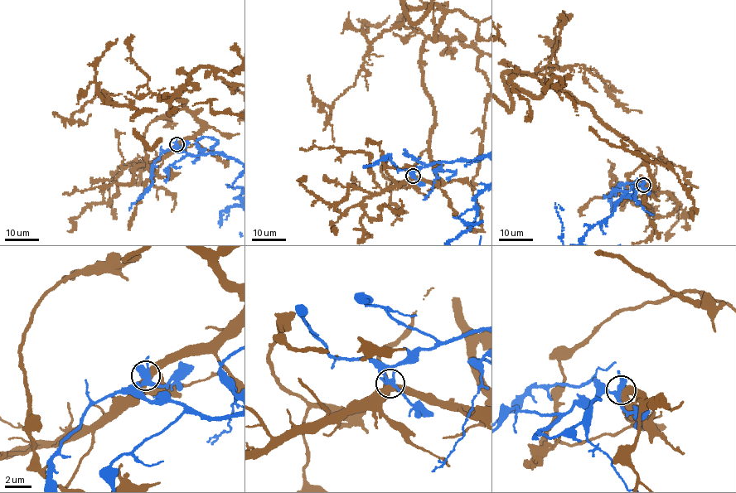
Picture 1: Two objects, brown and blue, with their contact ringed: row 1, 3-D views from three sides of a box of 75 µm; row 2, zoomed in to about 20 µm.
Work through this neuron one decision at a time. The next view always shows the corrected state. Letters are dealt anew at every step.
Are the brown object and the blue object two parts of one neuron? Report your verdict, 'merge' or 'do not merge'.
do not merge

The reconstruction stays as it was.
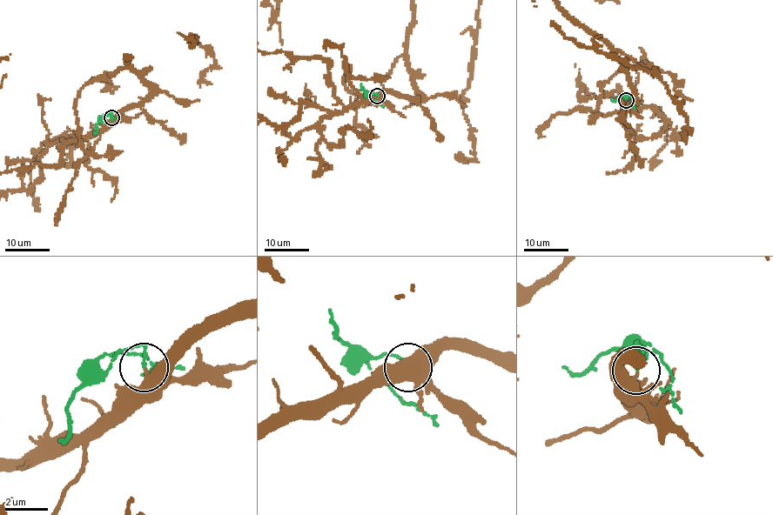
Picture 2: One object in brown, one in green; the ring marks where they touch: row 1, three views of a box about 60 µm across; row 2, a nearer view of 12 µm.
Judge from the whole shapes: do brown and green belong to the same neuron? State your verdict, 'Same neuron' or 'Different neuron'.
Different neuron

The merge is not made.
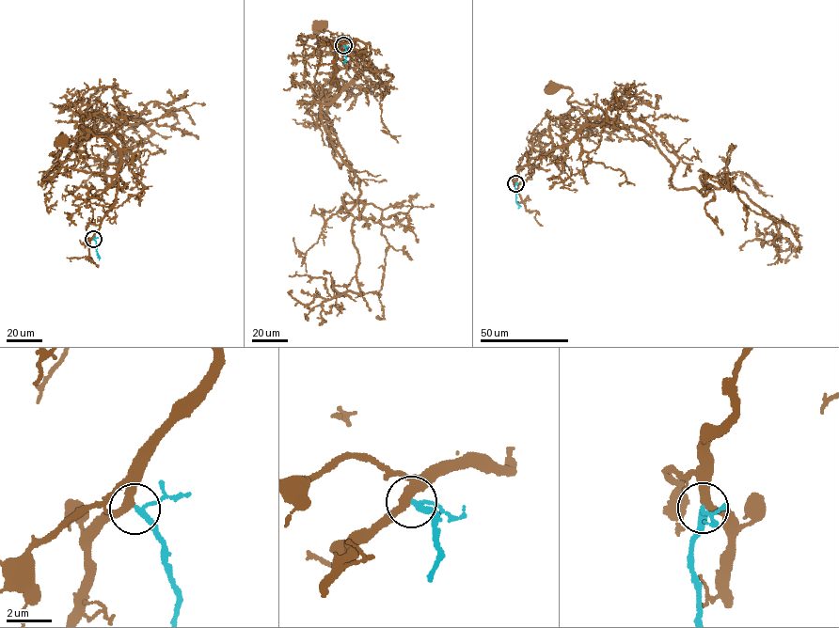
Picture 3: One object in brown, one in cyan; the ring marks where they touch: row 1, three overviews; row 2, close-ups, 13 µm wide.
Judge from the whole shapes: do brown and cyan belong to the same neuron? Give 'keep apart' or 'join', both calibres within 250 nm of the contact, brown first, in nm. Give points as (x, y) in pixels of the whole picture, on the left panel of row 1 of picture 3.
join | 360/190 nm

